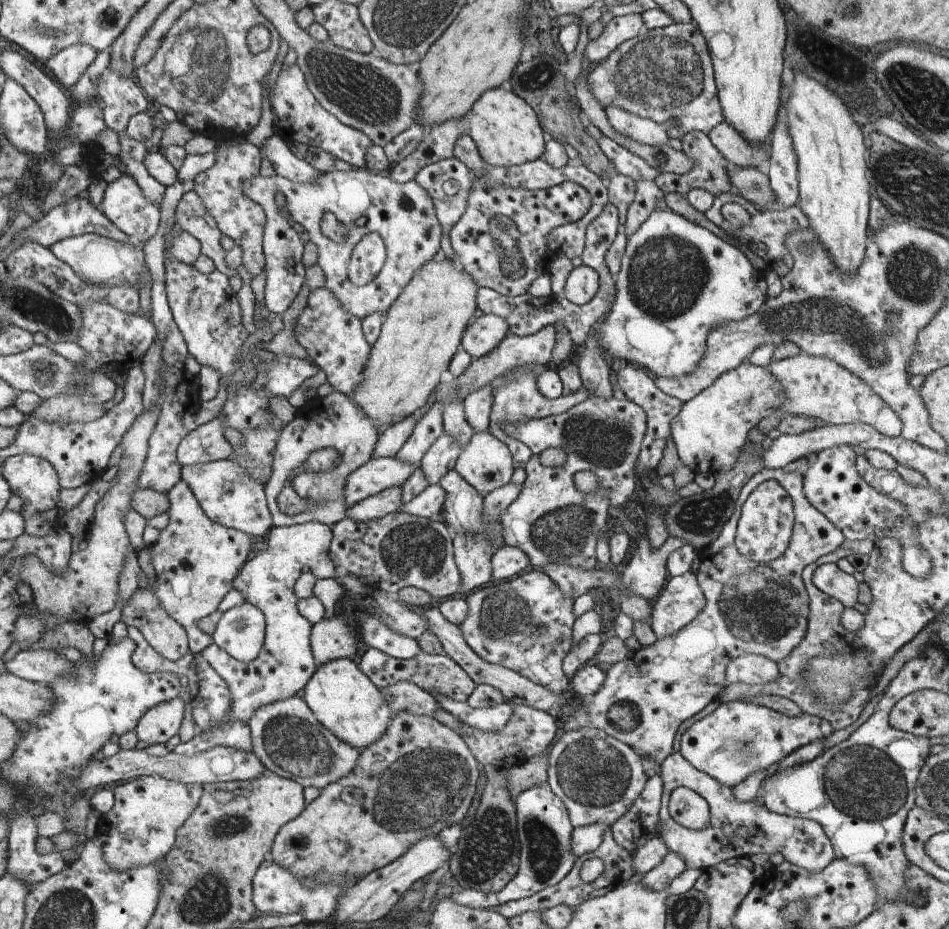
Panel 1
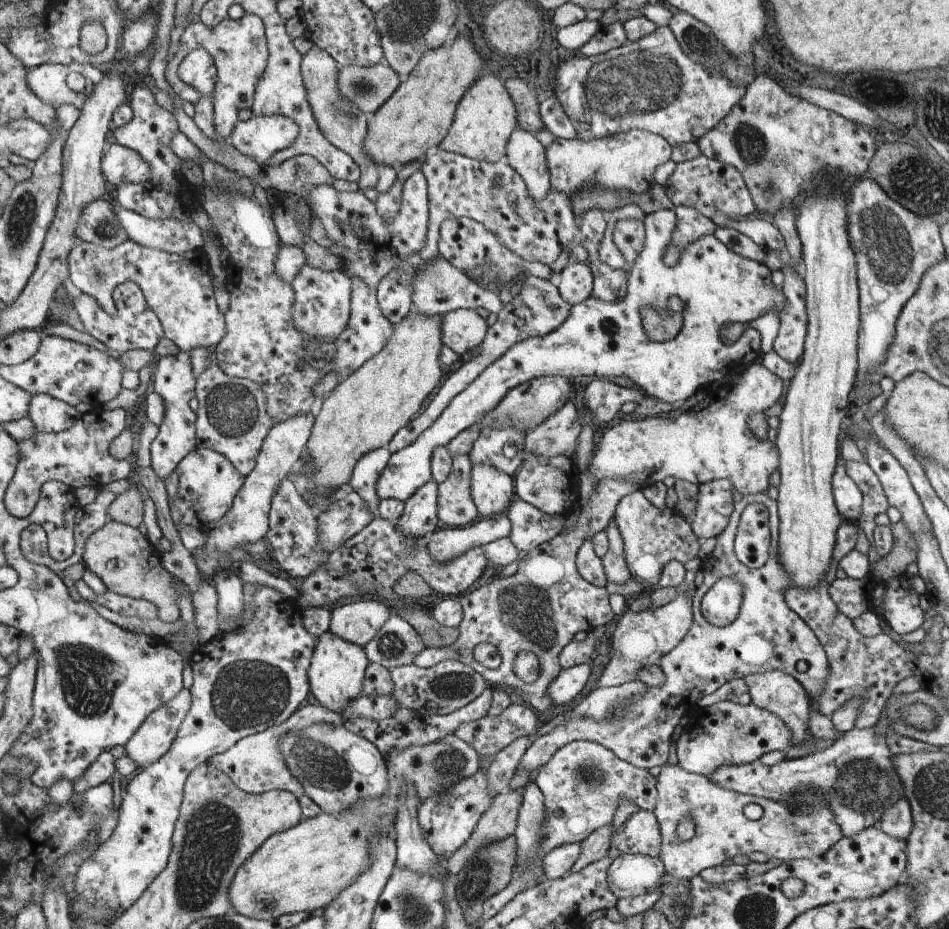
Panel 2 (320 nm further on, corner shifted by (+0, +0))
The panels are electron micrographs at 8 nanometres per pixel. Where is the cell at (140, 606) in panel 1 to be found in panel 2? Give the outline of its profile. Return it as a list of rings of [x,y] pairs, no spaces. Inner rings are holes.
[[[112,520],[106,521],[102,528],[99,528],[86,539],[82,562],[86,568],[104,581],[108,590],[127,597],[150,601],[157,608],[156,617],[165,623],[173,623],[179,619],[178,599],[181,594],[173,583],[173,574],[162,566],[157,550],[150,543],[147,536],[140,532],[138,527]]]

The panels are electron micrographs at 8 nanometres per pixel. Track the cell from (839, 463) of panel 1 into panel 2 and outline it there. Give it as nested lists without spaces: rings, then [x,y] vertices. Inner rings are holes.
[[[837,464],[831,480],[835,505],[844,521],[852,523],[859,519],[863,494],[856,483],[848,476],[845,466]]]

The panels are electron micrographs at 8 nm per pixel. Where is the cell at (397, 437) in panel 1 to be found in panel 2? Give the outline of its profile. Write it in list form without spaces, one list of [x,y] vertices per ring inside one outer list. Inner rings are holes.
[[[383,446],[366,453],[353,470],[353,476],[348,482],[351,489],[366,503],[374,518],[379,516],[380,495],[377,493],[377,480],[381,472],[389,465],[390,452],[388,446]]]

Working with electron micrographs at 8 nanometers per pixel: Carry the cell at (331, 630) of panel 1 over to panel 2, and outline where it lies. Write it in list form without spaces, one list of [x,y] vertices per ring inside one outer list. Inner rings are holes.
[[[363,599],[334,608],[328,631],[364,648],[391,616],[384,601]]]

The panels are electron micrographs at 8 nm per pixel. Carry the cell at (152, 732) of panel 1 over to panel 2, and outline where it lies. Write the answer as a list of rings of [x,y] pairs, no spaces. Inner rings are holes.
[[[181,690],[165,706],[156,709],[130,737],[123,747],[126,756],[132,758],[137,768],[146,768],[166,754],[183,718],[190,710],[191,702],[190,690]]]

